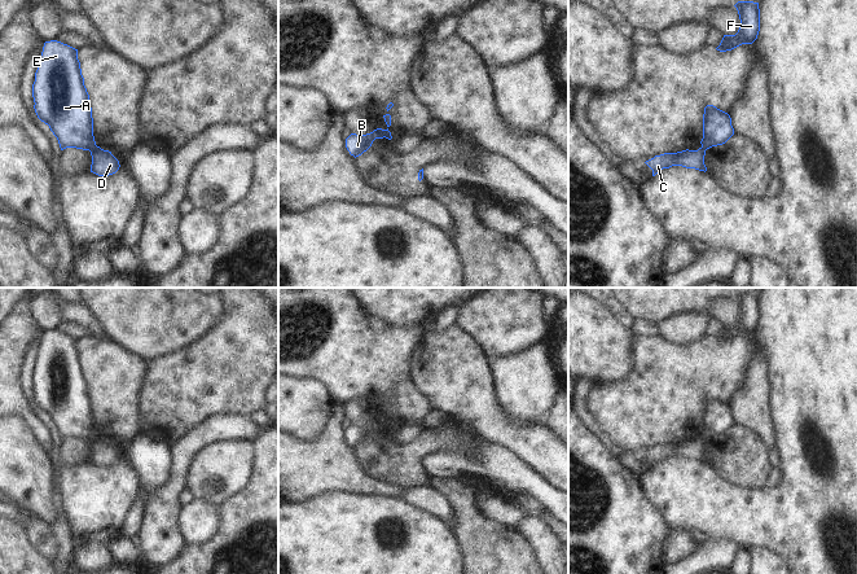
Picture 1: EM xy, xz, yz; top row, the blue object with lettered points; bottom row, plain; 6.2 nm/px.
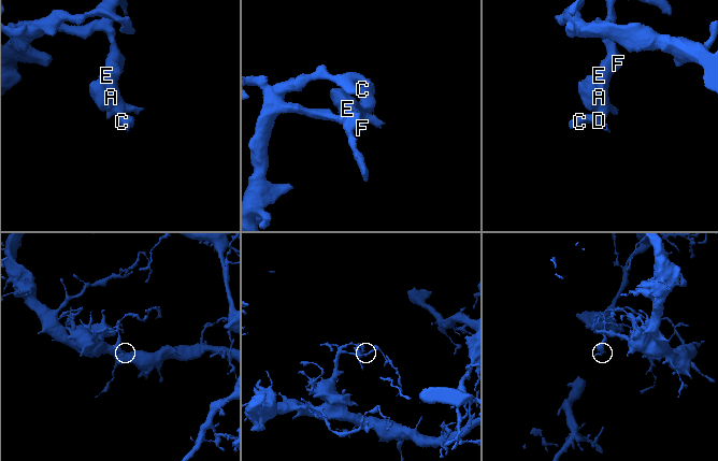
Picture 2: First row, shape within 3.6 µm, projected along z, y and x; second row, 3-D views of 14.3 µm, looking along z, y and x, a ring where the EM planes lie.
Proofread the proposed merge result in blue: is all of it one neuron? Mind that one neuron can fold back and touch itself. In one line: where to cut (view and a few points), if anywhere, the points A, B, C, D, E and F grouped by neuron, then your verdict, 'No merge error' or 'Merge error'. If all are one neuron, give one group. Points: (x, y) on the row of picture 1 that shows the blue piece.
Split along xy (96, 145), (89, 150). Groups: A B E F / C D. Merge error.

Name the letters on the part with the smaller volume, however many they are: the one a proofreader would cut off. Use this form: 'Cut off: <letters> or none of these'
Cut off: C, D

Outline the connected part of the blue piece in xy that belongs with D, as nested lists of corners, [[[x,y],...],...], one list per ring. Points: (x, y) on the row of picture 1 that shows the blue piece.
[[[97,145],[89,152],[92,155],[91,172],[98,176],[109,176],[119,170],[119,161],[111,154],[111,152],[104,150]]]

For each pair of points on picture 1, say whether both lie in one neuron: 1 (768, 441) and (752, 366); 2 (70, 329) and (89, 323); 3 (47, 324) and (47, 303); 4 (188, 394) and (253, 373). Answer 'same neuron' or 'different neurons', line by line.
1: same neuron
2: different neurons
3: same neuron
4: same neuron

